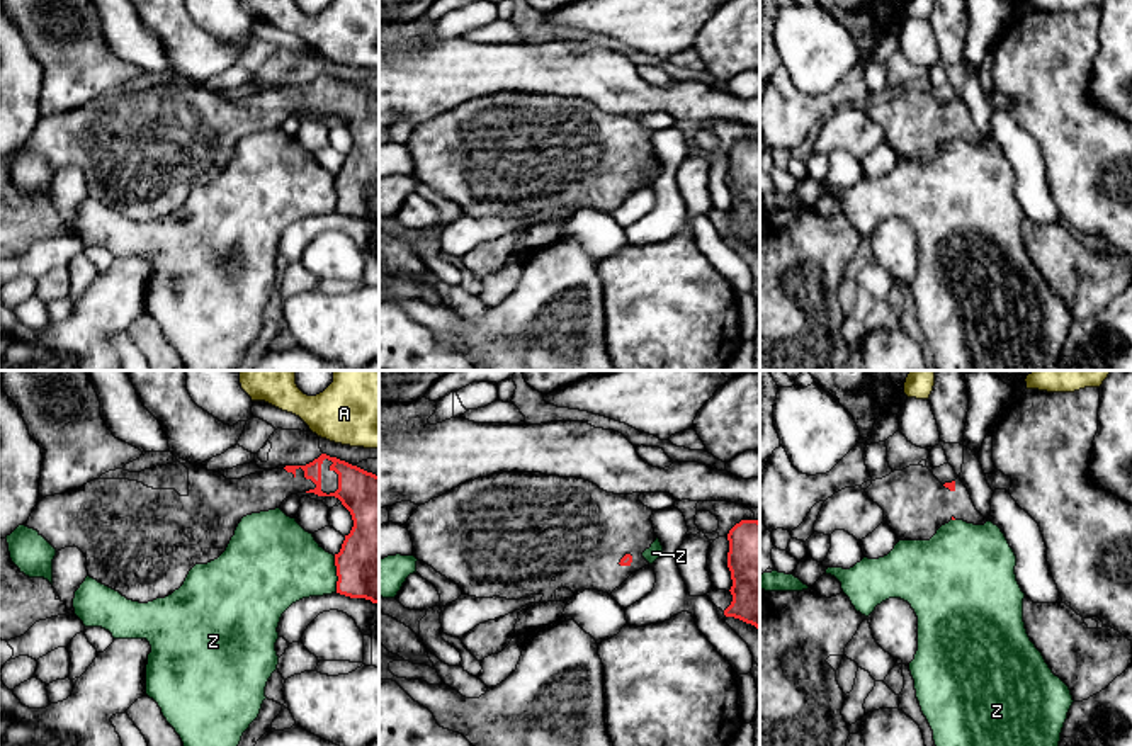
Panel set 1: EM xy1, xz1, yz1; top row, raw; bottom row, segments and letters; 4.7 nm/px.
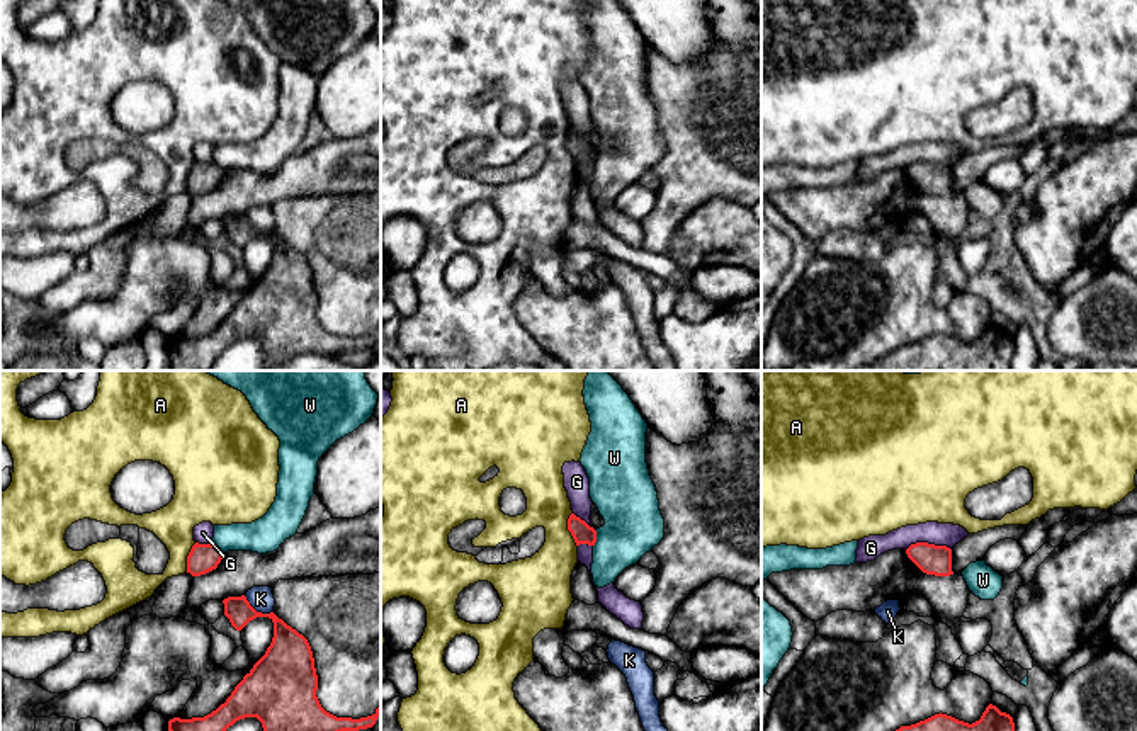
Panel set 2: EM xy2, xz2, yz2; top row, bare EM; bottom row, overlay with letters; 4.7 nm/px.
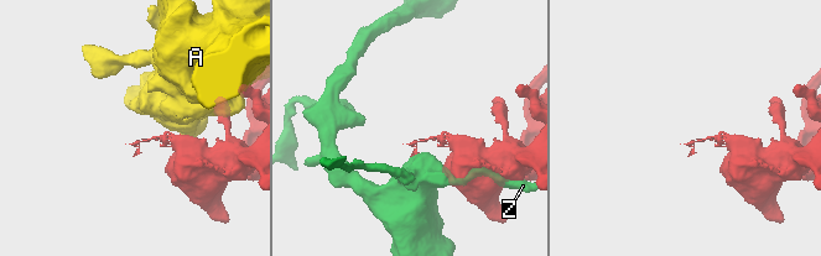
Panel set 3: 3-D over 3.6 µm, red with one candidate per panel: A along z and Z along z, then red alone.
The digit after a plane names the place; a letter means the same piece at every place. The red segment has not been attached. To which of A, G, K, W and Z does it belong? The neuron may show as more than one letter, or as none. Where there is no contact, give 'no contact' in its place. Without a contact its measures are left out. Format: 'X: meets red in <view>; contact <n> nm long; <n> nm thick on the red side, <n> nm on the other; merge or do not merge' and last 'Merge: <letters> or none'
A: meets red in xz2; contact 170 nm long; 100 nm thick on the red side, 240 nm on the other; do not merge
G: meets red in yz2; contact 220 nm long; 140 nm thick on the red side, 110 nm on the other; do not merge
K: meets red in xy2; contact 170 nm long; 200 nm thick on the red side, 110 nm on the other; do not merge
W: meets red in xz2; contact 80 nm long; 100 nm thick on the red side, 300 nm on the other; do not merge
Z: meets red in xy1; contact 170 nm long; 380 nm thick on the red side, 360 nm on the other; do not merge
Merge: none

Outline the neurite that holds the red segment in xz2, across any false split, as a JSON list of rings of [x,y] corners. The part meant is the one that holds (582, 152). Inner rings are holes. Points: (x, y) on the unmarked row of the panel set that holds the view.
[[[571,133],[568,138],[568,150],[571,151],[576,165],[580,163],[595,165],[597,162],[597,150],[574,133]]]

